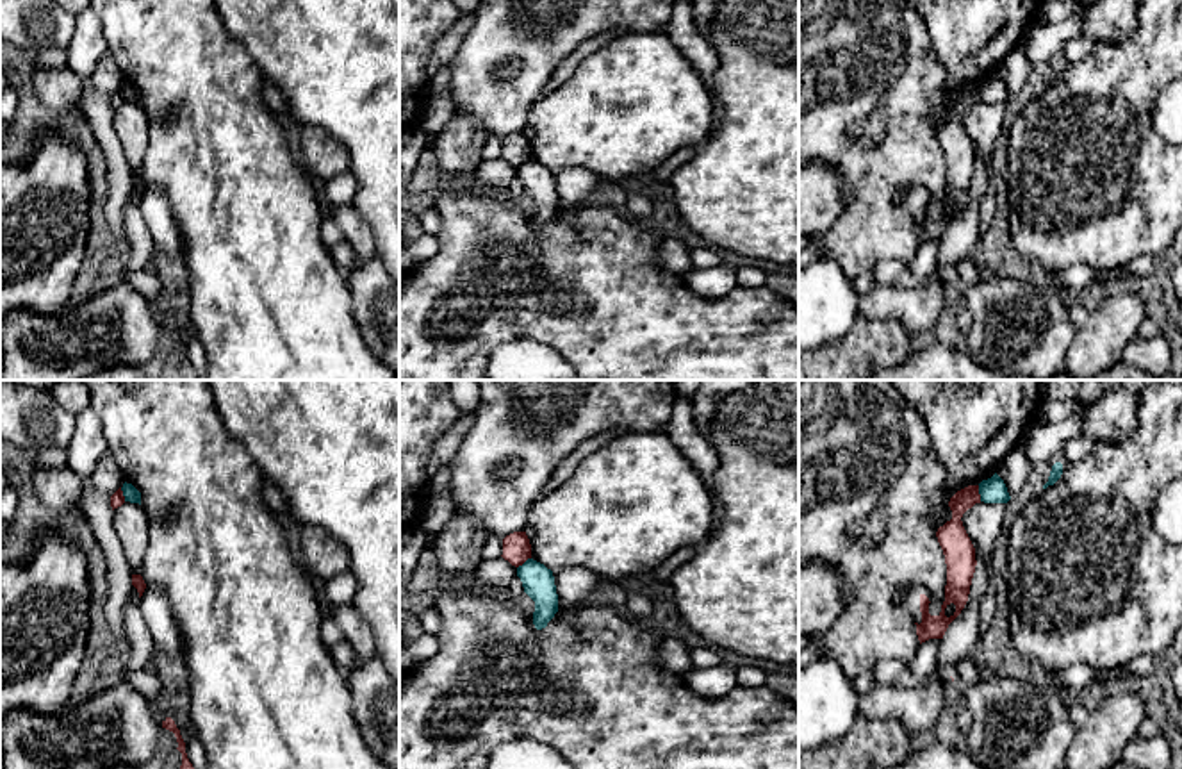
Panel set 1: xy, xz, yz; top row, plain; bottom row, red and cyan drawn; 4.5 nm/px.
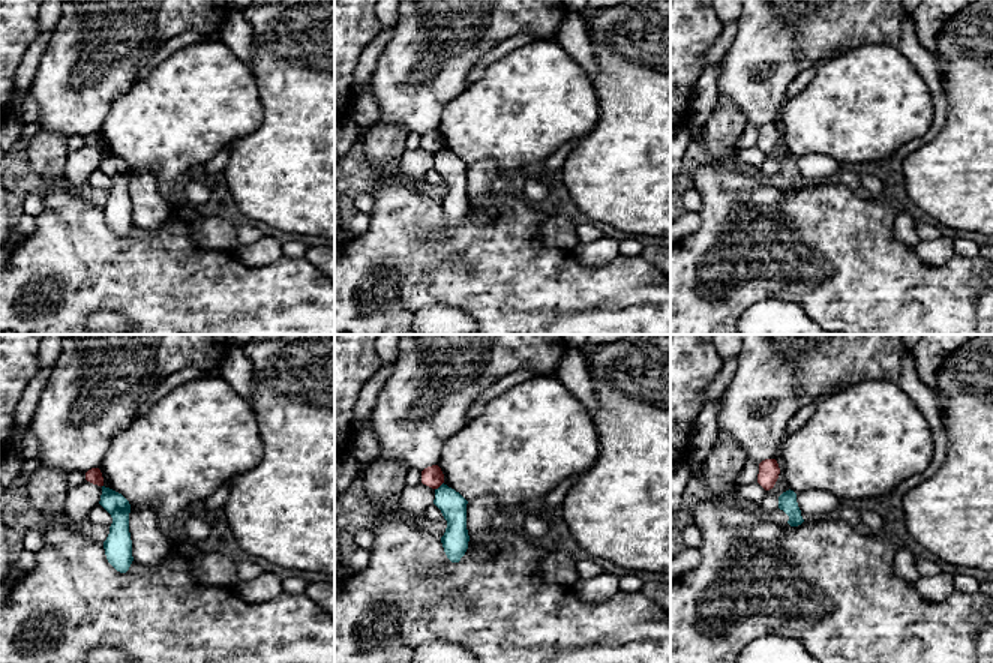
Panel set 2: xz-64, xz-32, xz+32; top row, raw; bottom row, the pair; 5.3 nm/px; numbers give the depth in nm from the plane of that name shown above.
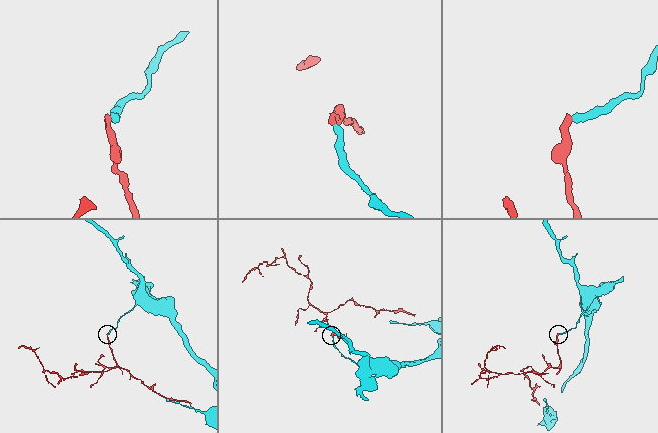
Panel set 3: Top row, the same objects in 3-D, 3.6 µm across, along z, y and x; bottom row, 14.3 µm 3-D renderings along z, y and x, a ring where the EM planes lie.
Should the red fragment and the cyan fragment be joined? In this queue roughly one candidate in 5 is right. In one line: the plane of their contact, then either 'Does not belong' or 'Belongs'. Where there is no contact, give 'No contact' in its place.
Touches red in yz. Does not belong

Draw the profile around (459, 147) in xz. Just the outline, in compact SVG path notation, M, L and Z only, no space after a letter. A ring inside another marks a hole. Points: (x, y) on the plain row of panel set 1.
M455 112L442 132L431 139L431 150L447 182L476 186L476 170L488 139L487 128L469 114Z

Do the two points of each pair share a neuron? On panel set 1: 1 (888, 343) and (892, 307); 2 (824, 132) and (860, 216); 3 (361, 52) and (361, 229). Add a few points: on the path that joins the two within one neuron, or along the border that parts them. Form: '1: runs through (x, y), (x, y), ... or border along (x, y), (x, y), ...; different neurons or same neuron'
1: border along (860, 314), (897, 318), (910, 338); different neurons
2: runs through (845, 154), (861, 170), (861, 195); same neuron
3: border along (352, 204), (368, 225), (377, 254); different neurons

